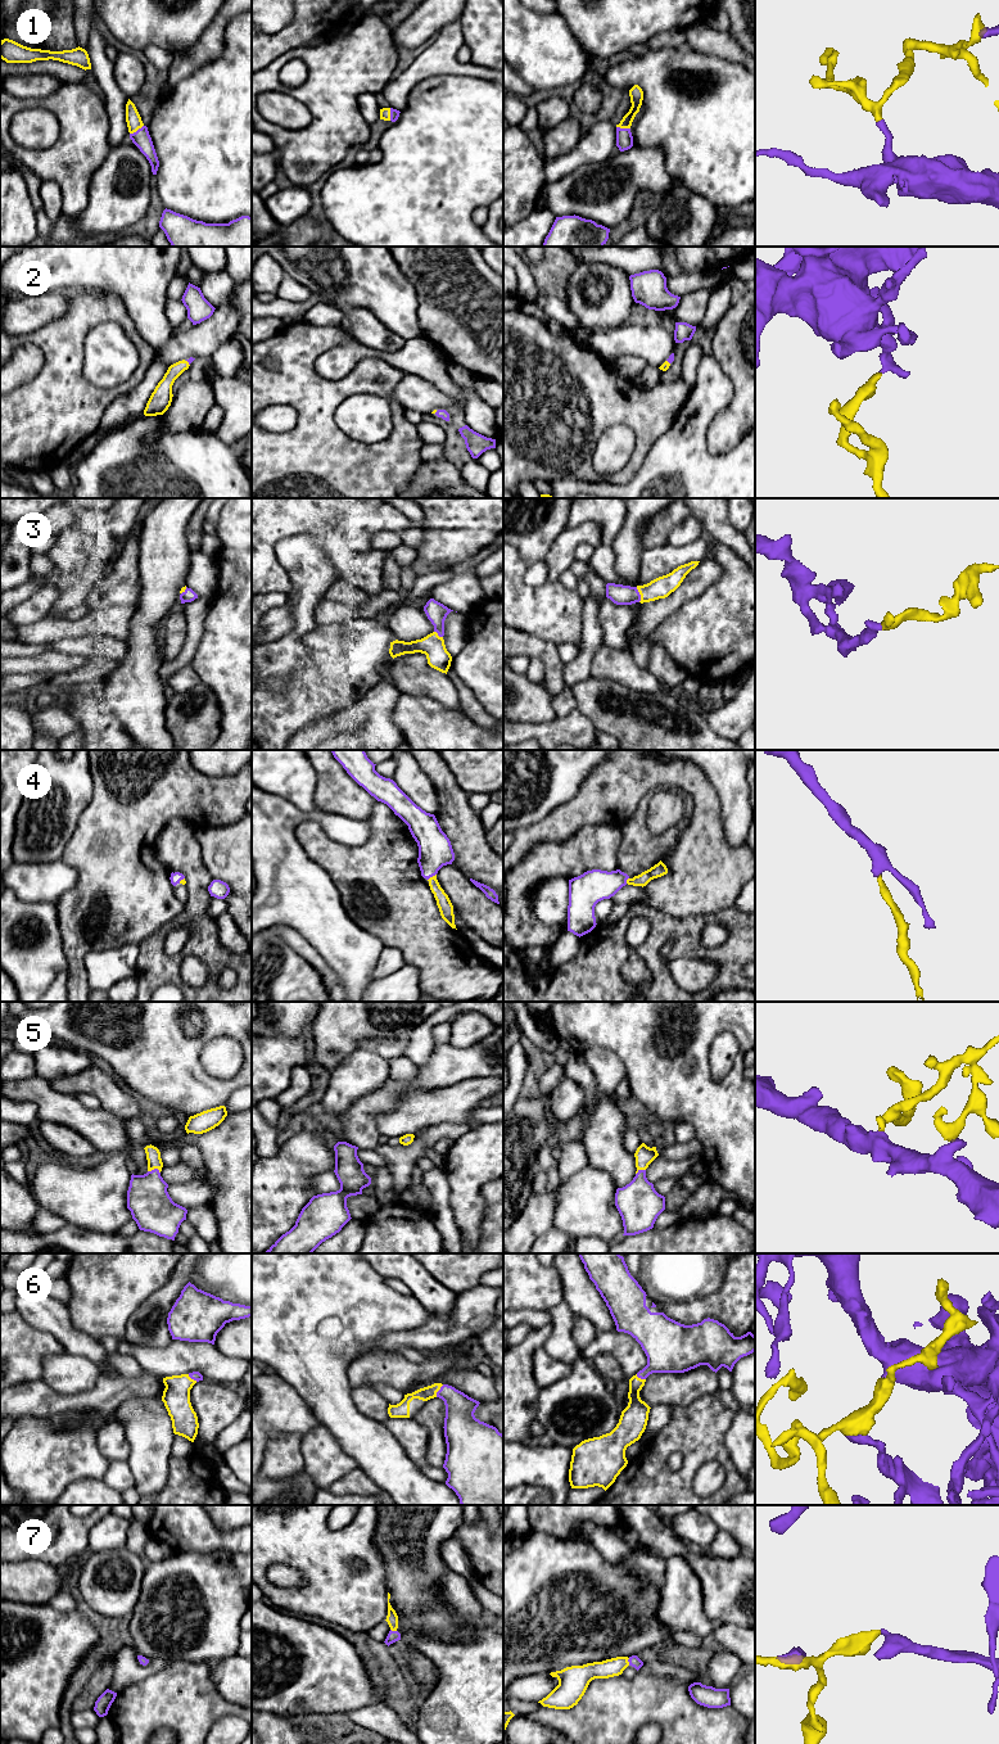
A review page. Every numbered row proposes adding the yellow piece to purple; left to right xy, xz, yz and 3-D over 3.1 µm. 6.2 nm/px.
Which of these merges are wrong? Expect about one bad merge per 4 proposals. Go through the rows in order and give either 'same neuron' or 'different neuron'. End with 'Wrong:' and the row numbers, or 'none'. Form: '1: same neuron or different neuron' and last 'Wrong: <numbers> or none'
1: same neuron
2: same neuron
3: same neuron
4: same neuron
5: same neuron
6: same neuron
7: same neuron
Wrong: none

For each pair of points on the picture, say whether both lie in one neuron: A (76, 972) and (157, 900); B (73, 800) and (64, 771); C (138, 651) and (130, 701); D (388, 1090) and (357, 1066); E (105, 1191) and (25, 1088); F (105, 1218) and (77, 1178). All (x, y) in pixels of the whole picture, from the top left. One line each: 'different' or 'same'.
A: same
B: same
C: same
D: different
E: different
F: same

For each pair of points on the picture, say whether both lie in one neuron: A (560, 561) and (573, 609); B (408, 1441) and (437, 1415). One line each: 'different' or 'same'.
A: different
B: different

